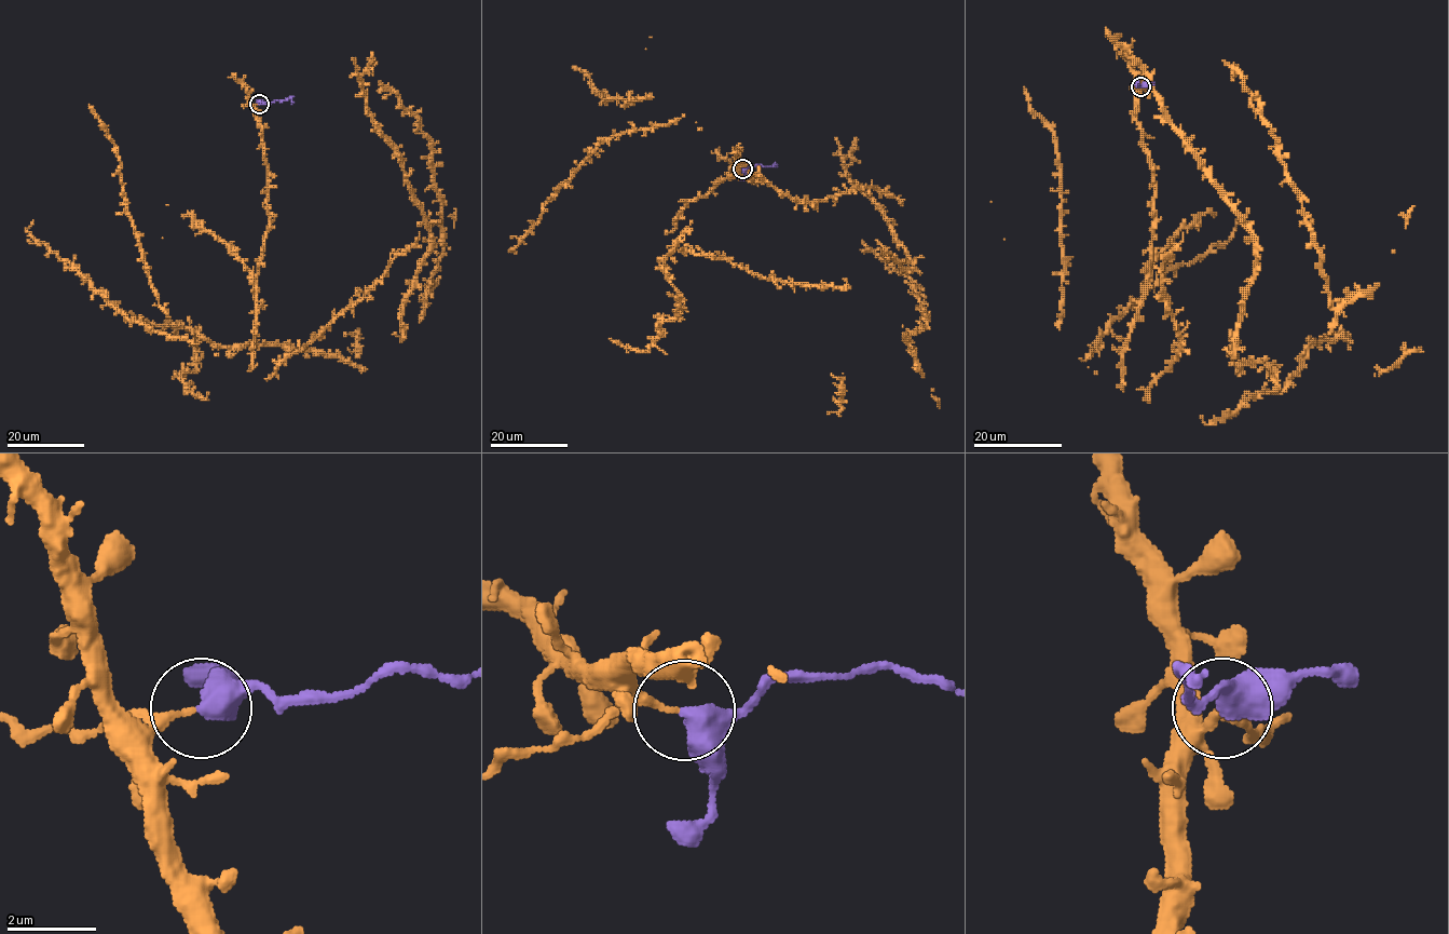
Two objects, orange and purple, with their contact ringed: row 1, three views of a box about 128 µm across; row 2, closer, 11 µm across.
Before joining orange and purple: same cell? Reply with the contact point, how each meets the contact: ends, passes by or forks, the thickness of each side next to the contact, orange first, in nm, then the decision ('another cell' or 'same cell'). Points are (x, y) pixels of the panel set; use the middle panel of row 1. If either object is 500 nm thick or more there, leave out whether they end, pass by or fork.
place (742, 168); orange passes by; purple passes by; calibres 120 and 400 nm; another cell

